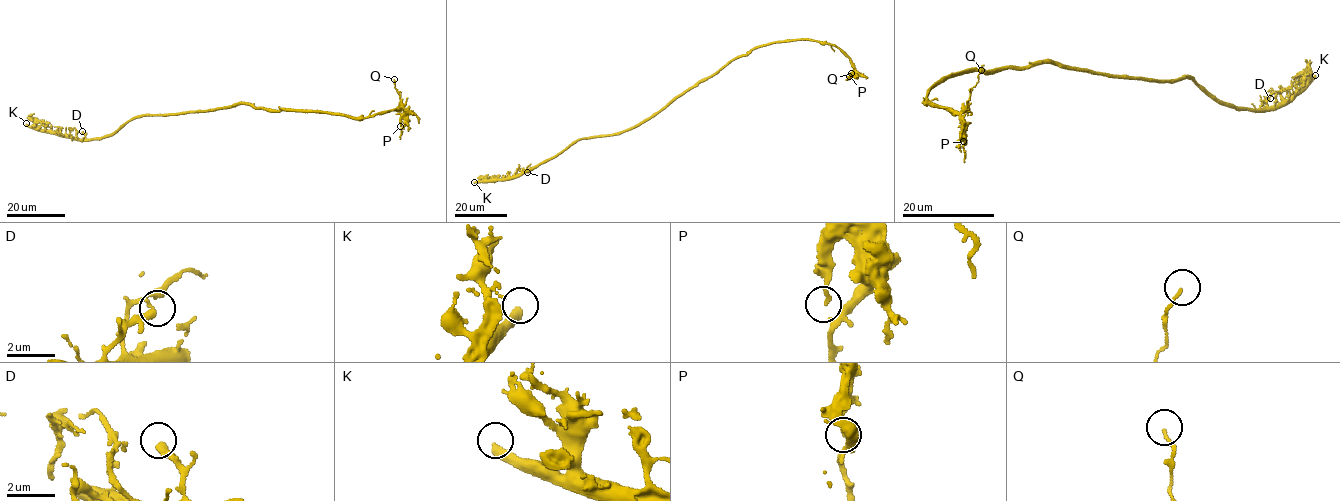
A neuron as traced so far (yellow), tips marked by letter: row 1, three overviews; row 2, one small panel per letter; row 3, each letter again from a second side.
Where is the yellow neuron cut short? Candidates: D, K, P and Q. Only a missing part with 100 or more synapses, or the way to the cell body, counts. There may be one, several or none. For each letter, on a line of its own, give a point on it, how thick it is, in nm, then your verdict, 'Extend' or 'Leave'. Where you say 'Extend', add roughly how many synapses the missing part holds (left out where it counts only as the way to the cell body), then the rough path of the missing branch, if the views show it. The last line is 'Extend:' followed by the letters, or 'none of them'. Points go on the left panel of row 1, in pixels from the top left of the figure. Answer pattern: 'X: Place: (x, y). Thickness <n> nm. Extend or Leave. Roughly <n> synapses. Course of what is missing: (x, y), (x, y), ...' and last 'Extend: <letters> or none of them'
D: Place: (82, 131). Thickness 240 nm. Leave
K: Place: (26, 123). Thickness 380 nm. Extend. Course of what is missing: (26, 123), (8, 106)
P: Place: (400, 126). Thickness 110 nm. Leave
Q: Place: (394, 79). Thickness 110 nm. Leave
Extend: K

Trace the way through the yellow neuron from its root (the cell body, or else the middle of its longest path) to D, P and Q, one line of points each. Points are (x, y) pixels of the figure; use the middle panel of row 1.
D: (678, 97), (628, 129), (577, 139), (527, 172)
P: (678, 97), (753, 49), (798, 39), (836, 45), (849, 59), (855, 72), (849, 76)
Q: (678, 97), (731, 61), (774, 42), (804, 39), (834, 44), (849, 59), (855, 72), (851, 73)

